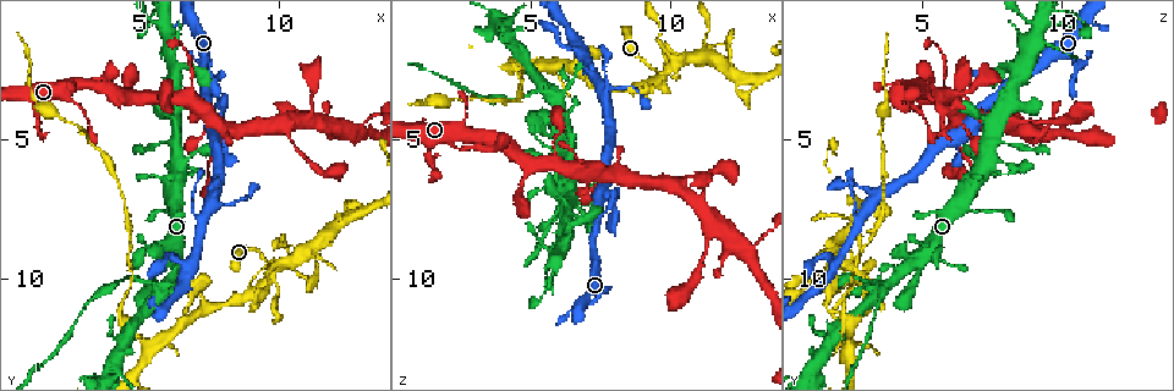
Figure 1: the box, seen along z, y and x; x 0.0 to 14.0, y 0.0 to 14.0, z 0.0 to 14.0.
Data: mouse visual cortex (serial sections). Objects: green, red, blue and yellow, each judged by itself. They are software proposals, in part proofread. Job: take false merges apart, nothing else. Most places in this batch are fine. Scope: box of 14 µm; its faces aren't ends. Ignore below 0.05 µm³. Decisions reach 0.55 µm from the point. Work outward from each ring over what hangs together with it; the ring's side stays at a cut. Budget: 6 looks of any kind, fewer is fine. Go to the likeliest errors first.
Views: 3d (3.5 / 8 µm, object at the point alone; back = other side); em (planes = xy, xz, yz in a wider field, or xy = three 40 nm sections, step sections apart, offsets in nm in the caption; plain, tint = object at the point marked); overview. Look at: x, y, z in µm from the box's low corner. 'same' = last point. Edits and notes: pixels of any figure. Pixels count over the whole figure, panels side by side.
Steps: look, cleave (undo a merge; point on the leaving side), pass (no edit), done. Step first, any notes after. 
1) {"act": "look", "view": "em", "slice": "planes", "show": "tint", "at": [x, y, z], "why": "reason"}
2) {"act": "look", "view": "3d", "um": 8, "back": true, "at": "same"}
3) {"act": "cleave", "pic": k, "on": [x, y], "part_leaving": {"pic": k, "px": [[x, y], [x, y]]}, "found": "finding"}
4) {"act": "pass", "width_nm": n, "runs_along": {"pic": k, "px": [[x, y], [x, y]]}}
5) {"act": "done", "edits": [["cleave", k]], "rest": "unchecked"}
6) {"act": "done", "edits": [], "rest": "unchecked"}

{"act": "look", "view": "3d", "um": 3.5, "at": [9.8, 9.6, 2.6], "why": "abrupt turn"}

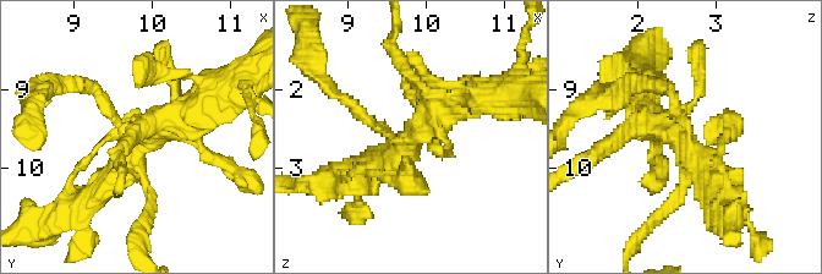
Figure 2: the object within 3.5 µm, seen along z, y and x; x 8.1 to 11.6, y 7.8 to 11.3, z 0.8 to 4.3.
{"act": "look", "view": "em", "slice": "planes", "show": "tint", "at": [9.75, 9.60, 2.65], "why": "shape alone is not enough"}

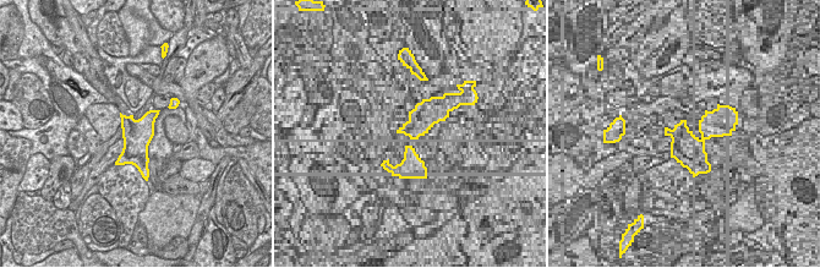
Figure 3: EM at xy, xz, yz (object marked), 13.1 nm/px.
{"act": "pass", "runs_along": {"pic": 2, "px": [[655, 86], [670, 89], [714, 195]]}, "found": "continuous, no second cell"}

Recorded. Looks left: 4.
{"act": "look", "view": "3d", "um": 8, "at": [4.3, 11.1, 2.2], "why": "calibre changes"}

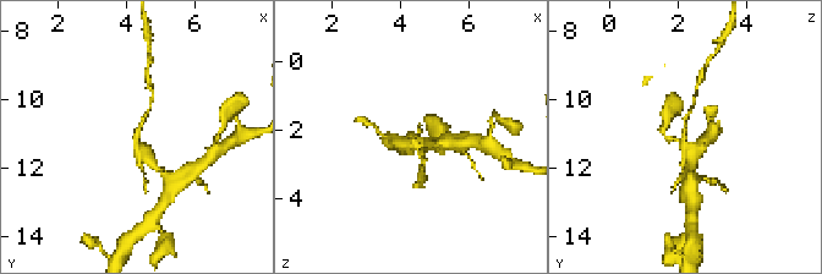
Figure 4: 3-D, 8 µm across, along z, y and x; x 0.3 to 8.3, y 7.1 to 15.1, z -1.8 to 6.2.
{"act": "look", "view": "em", "slice": "xy", "step": 1, "show": "tint", "at": [4.3, 11.0, 2.2], "arm_widths_nm": [150, 250]}

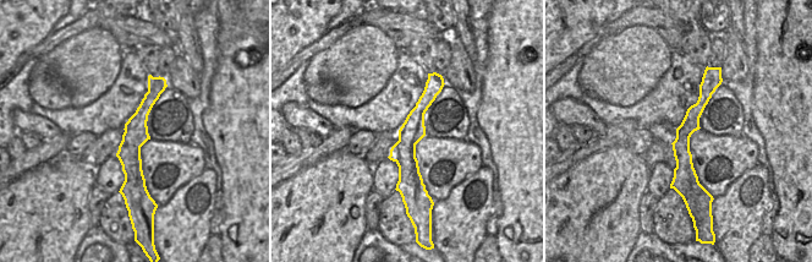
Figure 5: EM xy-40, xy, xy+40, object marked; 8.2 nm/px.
{"act": "cleave", "pic": 4, "on": [143, 119], "border": {"pic": 5, "px": [[417, 164], [420, 197], [432, 202]]}, "found": "a second cell is stuck on"}

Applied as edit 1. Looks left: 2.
{"act": "look", "view": "3d", "um": 3.5, "back": true, "at": [5.8, 10.4, 3.4], "why": "looks like a crossing"}

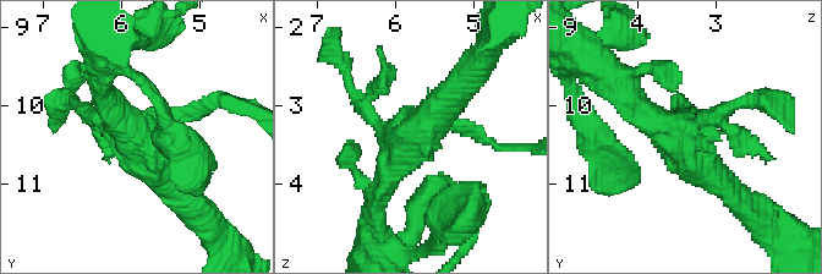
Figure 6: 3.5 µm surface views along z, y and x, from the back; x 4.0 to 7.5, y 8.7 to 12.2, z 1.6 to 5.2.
{"act": "look", "view": "em", "slice": "xy", "step": 5, "show": "tint", "at": [5.65, 10.50, 3.35], "arms": 4, "arm_widths_nm": [150, 200, 350, 350]}

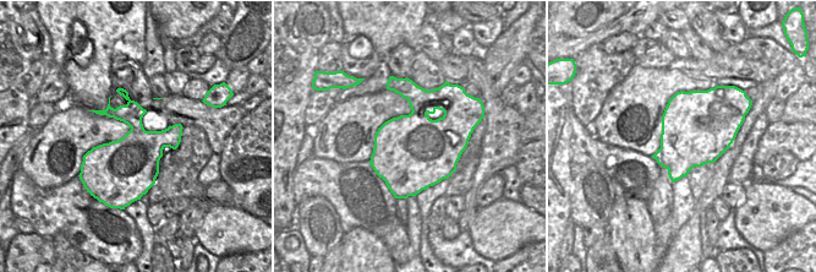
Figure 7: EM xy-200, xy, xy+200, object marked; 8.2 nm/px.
{"act": "cleave", "pic": 6, "on": [481, 136], "found": "a second cell is stuck on"}

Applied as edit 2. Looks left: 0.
{"act": "done", "edits": [["cleave", 4], ["cleave", 6]], "rest": "unchecked"}

